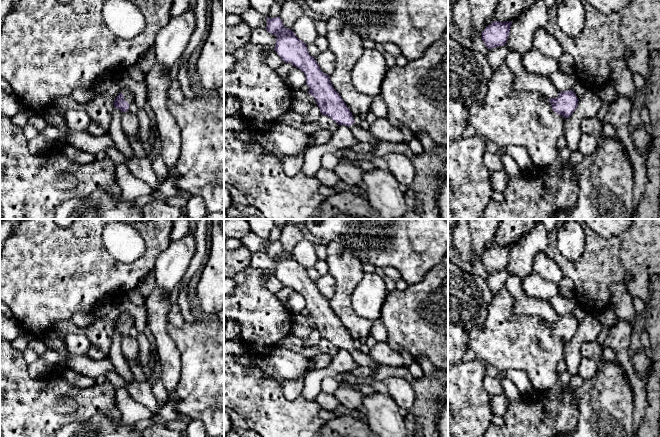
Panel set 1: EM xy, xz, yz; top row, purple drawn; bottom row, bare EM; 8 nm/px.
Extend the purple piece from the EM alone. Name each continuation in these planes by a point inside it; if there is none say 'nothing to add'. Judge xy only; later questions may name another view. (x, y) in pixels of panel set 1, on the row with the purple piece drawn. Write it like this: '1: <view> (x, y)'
1: xy (129, 96)

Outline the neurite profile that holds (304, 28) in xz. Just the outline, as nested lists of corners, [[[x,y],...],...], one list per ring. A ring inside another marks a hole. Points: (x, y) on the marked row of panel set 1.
[[[303,15],[292,28],[294,34],[306,44],[314,43],[318,37],[315,20]]]

